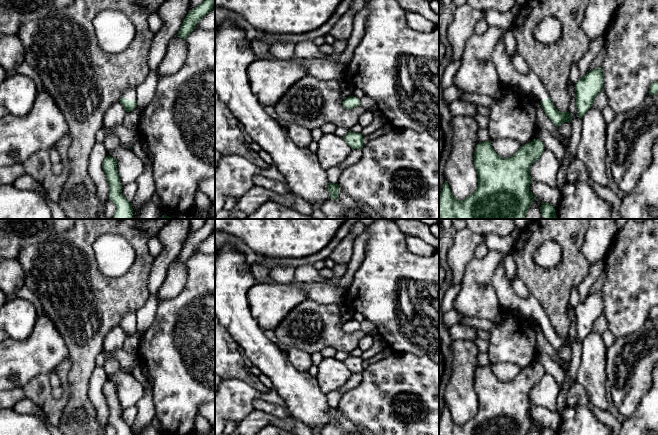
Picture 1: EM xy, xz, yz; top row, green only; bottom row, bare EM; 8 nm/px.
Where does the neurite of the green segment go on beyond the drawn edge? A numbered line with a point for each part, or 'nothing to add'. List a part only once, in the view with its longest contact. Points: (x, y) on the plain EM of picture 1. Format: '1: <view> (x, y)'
1: xy (130, 317)

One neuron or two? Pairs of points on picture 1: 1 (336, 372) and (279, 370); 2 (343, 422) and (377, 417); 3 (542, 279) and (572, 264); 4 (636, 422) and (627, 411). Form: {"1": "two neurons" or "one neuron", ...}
{"1": "two neurons", "2": "two neurons", "3": "one neuron", "4": "two neurons"}

